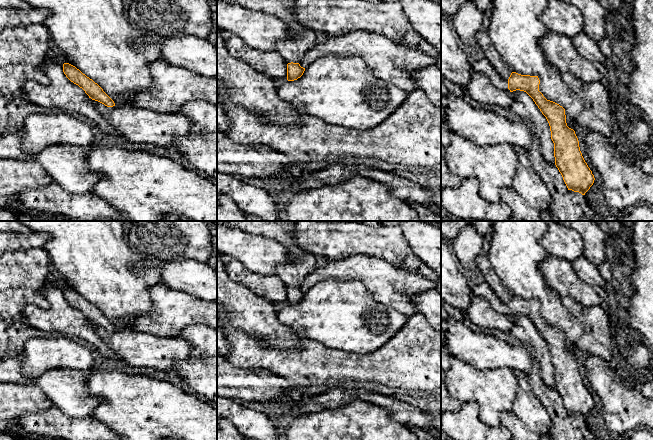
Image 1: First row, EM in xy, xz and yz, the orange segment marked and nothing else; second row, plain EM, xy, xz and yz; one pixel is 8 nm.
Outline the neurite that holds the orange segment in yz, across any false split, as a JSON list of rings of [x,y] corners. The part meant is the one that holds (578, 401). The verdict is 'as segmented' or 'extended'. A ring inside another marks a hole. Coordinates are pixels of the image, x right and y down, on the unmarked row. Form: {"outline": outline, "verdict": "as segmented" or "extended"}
{"outline": [[[484,281],[471,285],[473,295],[483,297],[499,313],[510,316],[520,314],[526,316],[546,341],[554,367],[555,389],[561,397],[568,412],[582,419],[594,407],[594,399],[585,386],[579,371],[575,355],[567,350],[565,333],[559,328],[547,324],[539,315],[538,300],[521,299],[512,296],[508,303],[502,301]]], "verdict": "extended"}

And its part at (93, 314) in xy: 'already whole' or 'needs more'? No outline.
already whole

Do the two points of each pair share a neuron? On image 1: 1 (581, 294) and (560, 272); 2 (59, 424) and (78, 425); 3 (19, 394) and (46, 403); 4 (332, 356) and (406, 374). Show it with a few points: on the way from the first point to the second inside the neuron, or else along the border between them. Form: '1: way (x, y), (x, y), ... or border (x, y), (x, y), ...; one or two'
1: way (576, 289), (564, 277); one
2: way (64, 425), (73, 425); one
3: way (26, 399), (39, 402); one
4: way (350, 366), (388, 367); one

